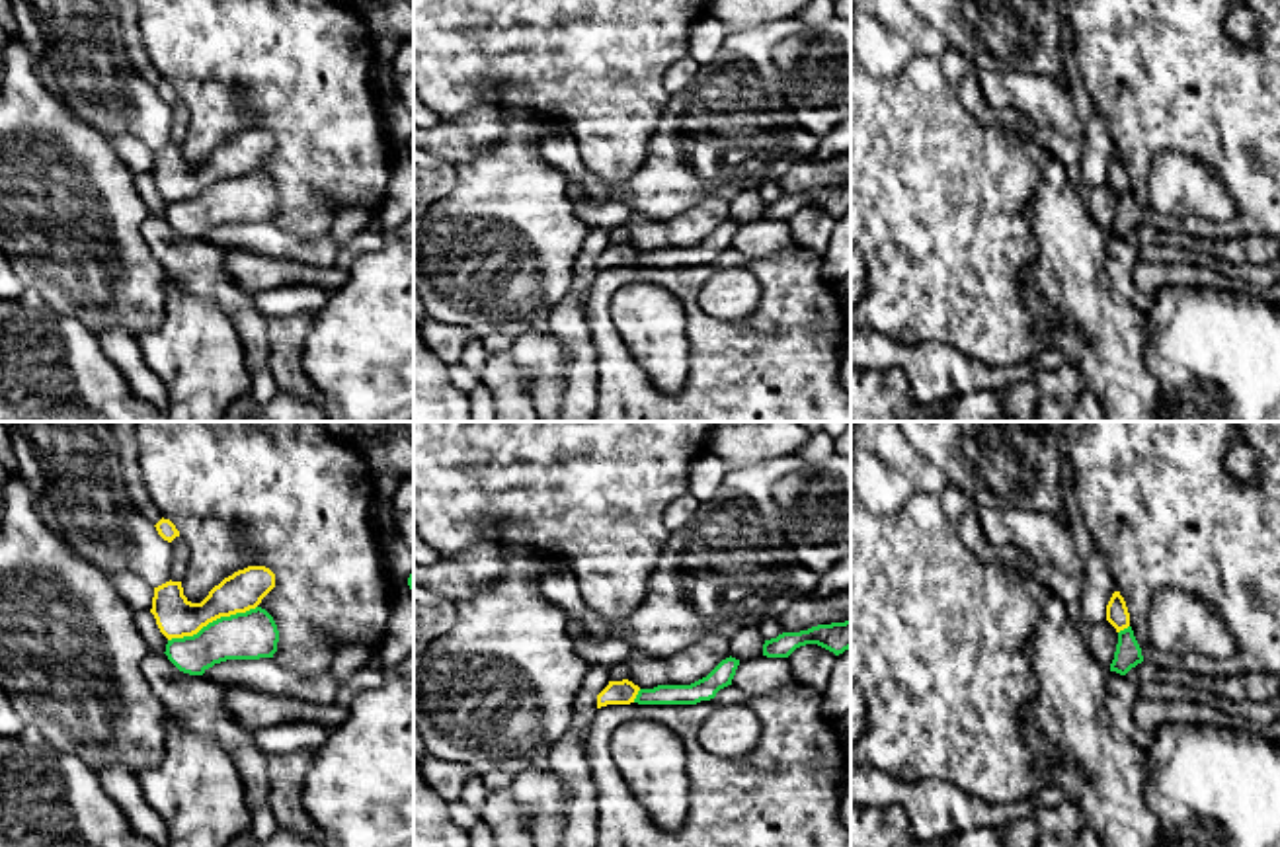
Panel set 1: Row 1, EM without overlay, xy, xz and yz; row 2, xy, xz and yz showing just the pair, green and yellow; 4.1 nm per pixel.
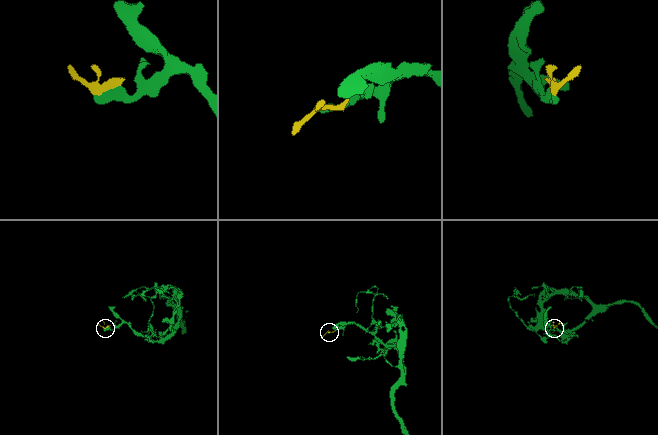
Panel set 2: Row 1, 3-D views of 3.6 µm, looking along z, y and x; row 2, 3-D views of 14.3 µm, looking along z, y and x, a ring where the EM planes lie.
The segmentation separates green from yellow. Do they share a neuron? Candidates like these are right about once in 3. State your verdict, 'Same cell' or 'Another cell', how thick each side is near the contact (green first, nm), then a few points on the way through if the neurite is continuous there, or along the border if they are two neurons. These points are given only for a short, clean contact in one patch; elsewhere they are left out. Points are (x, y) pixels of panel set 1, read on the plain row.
Another cell. Thickness 200 nm (green) against 170 nm. Boundary: xy (256, 168), (221, 178), (192, 198), (168, 203)

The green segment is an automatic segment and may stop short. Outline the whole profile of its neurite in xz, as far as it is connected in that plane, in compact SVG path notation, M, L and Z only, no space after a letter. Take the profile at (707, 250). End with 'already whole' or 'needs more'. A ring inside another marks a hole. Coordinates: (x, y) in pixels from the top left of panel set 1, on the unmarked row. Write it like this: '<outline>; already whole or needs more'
M722 222L706 240L691 248L658 248L654 252L640 252L634 265L638 267L697 267L710 263L716 256L728 248L736 238L740 222Z; already whole

